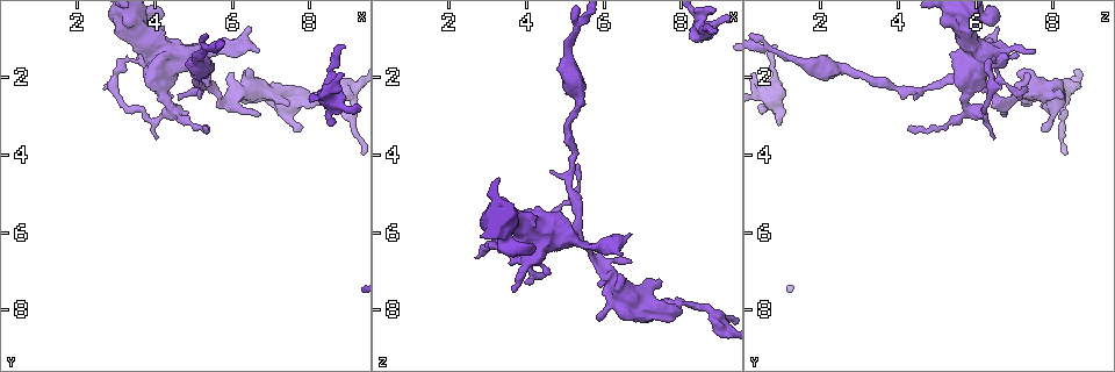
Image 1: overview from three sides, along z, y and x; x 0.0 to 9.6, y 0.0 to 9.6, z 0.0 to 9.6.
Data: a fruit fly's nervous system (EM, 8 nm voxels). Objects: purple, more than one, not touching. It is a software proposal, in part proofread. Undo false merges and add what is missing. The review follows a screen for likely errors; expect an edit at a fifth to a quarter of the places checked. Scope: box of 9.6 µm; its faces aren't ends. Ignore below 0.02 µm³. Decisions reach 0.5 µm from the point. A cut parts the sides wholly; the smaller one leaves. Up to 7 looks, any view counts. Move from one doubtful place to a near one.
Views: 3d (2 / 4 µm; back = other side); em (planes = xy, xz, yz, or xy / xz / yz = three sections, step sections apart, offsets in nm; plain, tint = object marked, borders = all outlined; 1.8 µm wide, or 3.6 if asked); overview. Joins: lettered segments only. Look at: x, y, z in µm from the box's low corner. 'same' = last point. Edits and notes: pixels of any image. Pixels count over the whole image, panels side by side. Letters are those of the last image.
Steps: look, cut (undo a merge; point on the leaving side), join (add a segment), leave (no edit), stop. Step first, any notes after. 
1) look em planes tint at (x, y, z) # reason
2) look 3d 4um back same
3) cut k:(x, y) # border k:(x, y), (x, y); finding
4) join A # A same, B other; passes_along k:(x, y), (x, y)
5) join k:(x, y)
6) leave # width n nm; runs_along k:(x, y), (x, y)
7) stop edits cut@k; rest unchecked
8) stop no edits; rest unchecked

look 3d 4um at (4.05, 2.20, 5.80) # sudden change in width

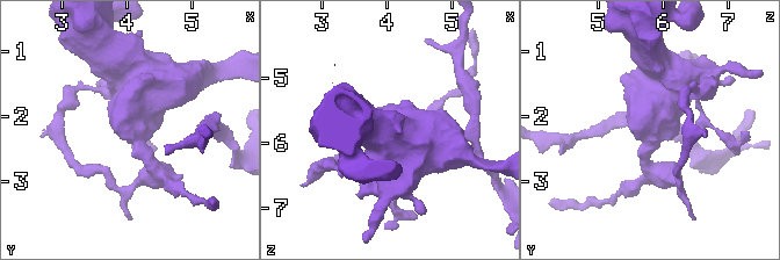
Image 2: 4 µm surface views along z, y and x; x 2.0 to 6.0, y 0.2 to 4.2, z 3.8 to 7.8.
look em 3.6um xz step 4 borders at (4.05, 2.20, 5.80) # arm_widths 200, 700 nm

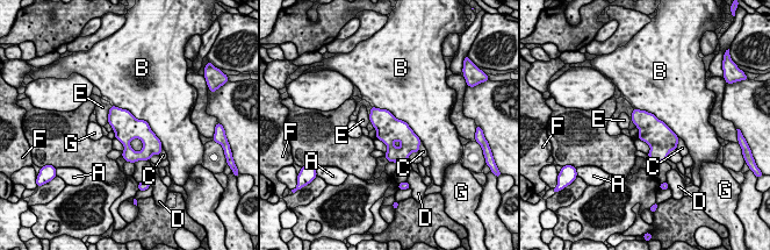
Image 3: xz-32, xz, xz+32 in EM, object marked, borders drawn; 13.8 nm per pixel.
look em 3.6um planes borders same

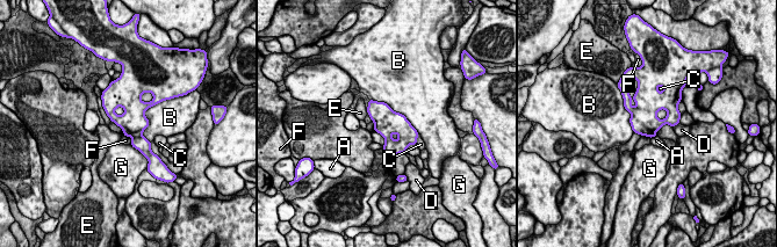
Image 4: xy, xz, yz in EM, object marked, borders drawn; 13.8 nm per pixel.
cut 4:(142, 144) # A other, B other, C other, D other, E other, F other, G other; border 4:(141, 135), (132, 138); two cells meet here

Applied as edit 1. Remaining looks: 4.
look 3d 2um at (8.55, 3.20, 0.90) # free end

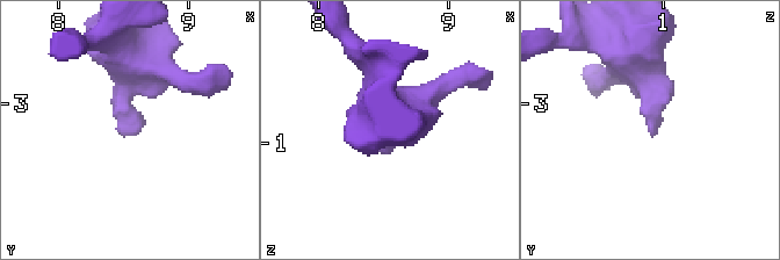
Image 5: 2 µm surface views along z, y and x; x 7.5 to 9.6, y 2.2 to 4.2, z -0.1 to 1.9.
look em planes plain at (8.52, 3.24, 0.88) # now the EM

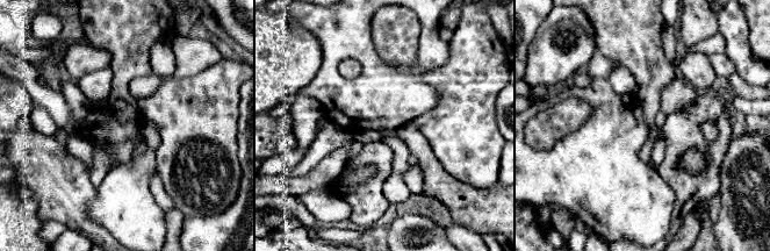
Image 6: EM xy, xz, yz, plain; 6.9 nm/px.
look em planes borders same # what lies round it

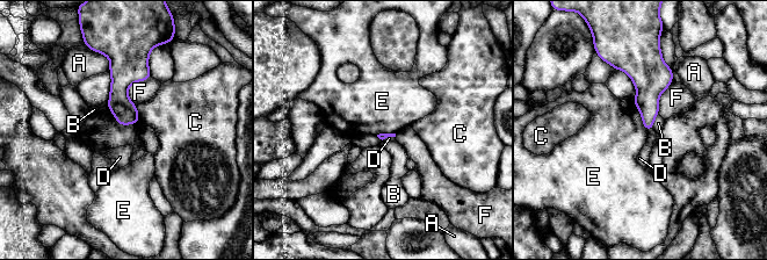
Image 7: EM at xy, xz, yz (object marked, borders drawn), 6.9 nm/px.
leave # A other, B other, C other, D other, E other, F other; border 7:(109, 110), (118, 124), (139, 121); no lettered segment goes on from it

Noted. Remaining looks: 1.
look em xy step 16 borders at (8.85, 1.20, 0.90) # thin end

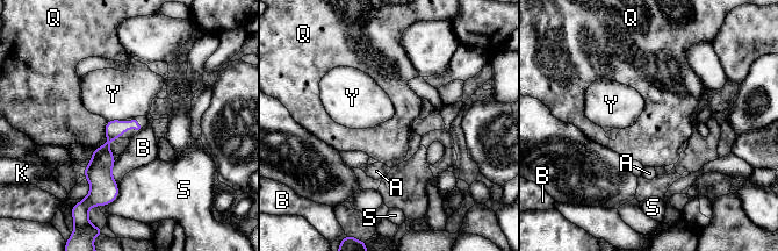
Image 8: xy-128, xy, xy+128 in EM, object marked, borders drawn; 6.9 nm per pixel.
leave # longest_contact Q 220 nm; A other, B other, K other, Q other, S other, Y other; border 8:(107, 122), (106, 141), (93, 150); none of them fits

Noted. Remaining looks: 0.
stop edits cut@4; rest unchecked

